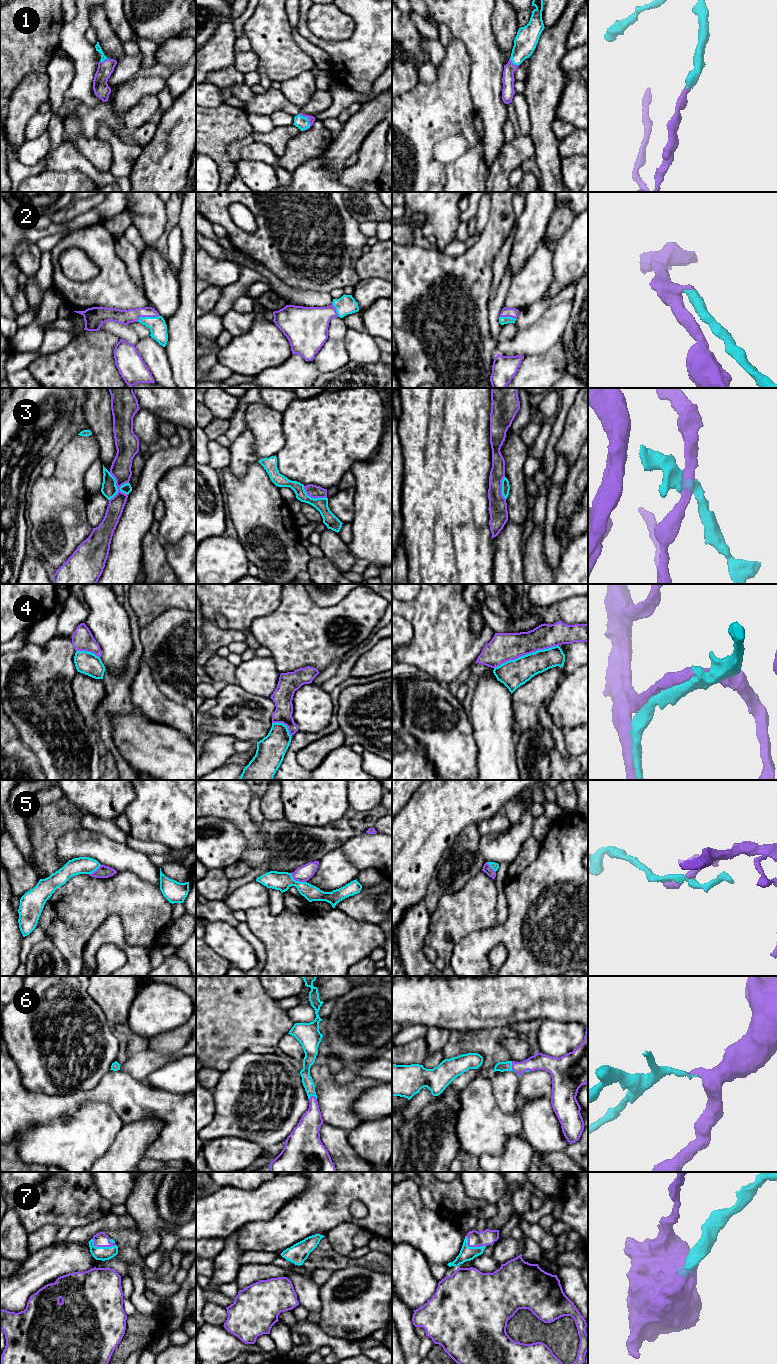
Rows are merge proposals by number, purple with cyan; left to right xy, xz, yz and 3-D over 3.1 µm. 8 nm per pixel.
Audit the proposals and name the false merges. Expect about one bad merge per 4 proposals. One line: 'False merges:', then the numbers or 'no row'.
False merges: 3, 5

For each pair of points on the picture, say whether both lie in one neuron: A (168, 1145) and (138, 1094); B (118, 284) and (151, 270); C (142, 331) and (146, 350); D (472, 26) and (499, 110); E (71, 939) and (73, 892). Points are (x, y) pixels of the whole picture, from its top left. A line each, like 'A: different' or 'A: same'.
A: same
B: different
C: different
D: same
E: same

